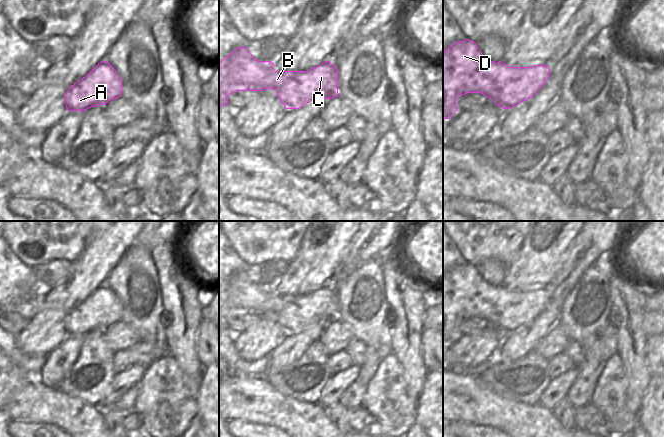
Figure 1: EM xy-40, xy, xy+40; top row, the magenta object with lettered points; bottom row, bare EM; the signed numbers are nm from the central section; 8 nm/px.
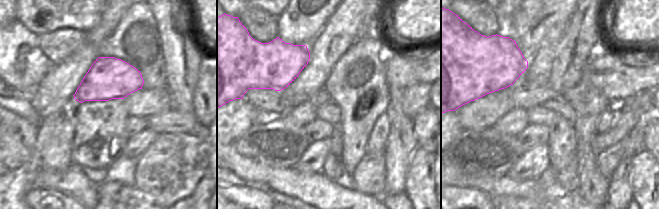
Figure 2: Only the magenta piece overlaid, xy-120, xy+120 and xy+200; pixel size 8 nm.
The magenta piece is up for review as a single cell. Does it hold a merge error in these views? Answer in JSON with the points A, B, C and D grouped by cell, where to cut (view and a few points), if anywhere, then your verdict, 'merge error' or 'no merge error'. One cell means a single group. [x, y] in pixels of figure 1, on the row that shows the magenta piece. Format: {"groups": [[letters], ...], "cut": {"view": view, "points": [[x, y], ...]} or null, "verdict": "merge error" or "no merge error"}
{"groups": [["A", "B", "C", "D"]], "cut": null, "verdict": "no merge error"}

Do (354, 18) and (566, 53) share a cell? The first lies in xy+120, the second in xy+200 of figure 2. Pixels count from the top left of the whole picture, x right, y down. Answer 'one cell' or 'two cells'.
two cells

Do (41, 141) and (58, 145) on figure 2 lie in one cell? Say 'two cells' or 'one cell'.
two cells

